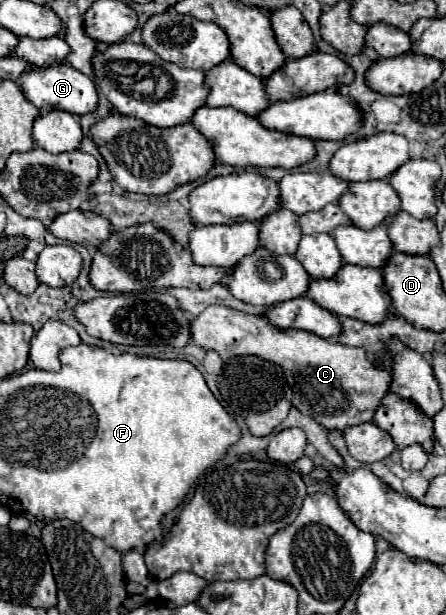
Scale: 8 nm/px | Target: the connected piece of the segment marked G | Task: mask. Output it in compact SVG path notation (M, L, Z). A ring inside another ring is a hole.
M69 64L55 66L55 68L29 68L21 74L21 88L29 102L33 102L41 114L47 114L51 110L65 110L75 116L85 116L89 112L97 110L97 88L93 80L79 70L71 68Z

